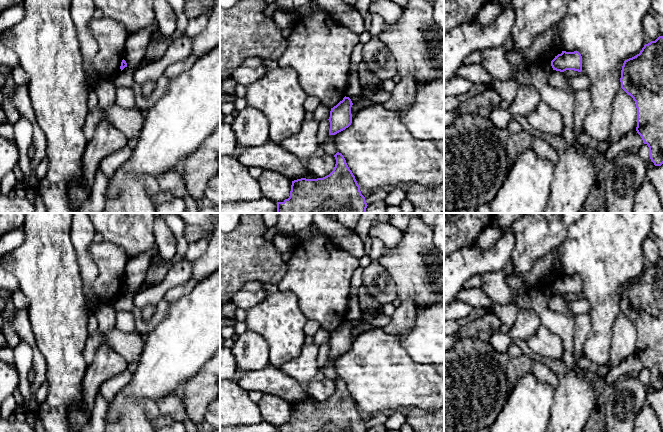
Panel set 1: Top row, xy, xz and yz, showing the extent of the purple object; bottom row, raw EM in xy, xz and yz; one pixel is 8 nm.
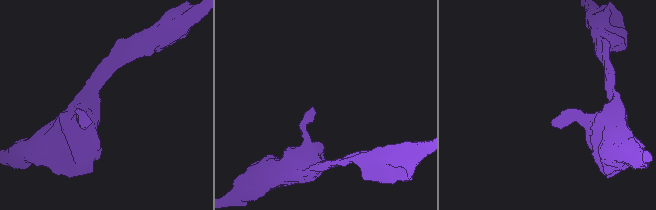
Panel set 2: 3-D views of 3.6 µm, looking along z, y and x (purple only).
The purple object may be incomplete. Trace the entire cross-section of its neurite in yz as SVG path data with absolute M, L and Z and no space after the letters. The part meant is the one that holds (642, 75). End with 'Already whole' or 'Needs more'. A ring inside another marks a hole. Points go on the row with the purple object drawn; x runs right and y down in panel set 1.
M663 36L645 44L639 54L624 61L621 70L621 88L636 103L637 127L643 143L649 147L649 156L655 166L663 164Z. Already whole

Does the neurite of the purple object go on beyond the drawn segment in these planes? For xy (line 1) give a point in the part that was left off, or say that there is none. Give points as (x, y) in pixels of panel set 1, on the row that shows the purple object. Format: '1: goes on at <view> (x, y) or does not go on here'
1: does not go on here

